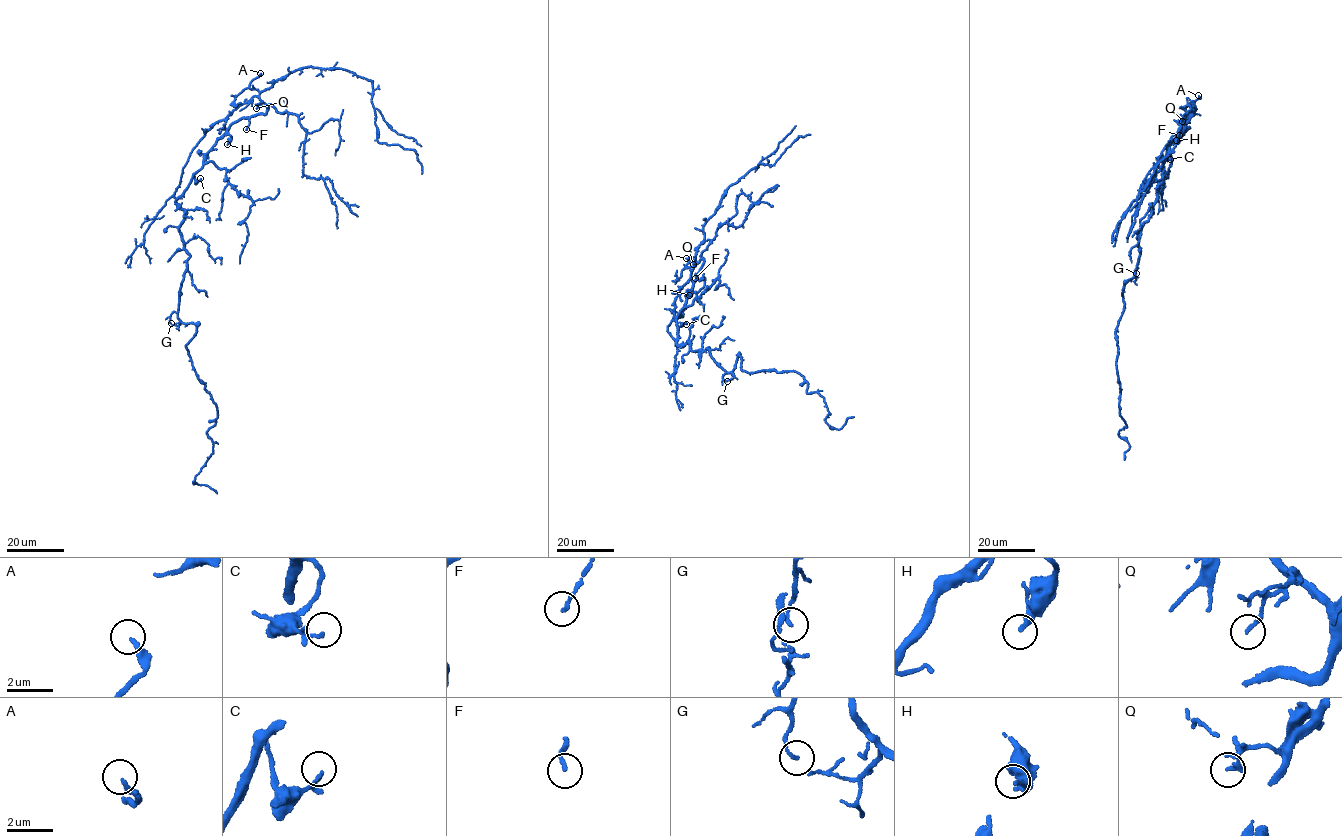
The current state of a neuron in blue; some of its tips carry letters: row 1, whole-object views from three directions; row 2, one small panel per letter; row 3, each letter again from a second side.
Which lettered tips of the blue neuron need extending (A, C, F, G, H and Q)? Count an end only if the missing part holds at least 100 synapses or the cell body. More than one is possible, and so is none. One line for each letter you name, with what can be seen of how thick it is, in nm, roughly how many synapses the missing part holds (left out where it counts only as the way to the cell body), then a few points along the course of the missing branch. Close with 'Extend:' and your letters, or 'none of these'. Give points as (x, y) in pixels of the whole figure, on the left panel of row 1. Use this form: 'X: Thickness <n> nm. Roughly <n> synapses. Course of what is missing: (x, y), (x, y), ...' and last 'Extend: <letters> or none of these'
A: Thickness 240 nm. Course of what is missing: (260, 73), (274, 56), (268, 51), (266, 56), (269, 60), (275, 48), (283, 42), (303, 33), (308, 34)
Extend: A

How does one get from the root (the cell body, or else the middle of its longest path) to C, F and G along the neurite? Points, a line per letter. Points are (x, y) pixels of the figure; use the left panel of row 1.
C: (181, 195), (193, 174), (196, 180), (200, 178)
F: (181, 195), (192, 174), (200, 169), (207, 153), (231, 124), (248, 118), (246, 129)
G: (181, 195), (177, 204), (184, 210), (185, 217), (179, 231), (189, 256), (178, 311), (171, 314), (171, 323)

